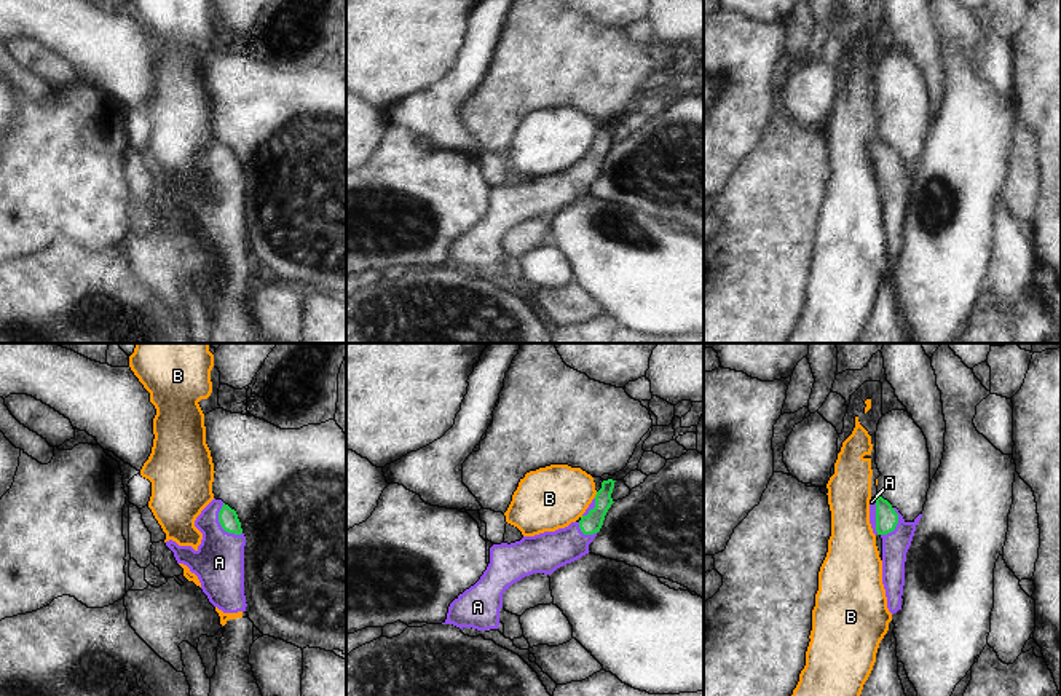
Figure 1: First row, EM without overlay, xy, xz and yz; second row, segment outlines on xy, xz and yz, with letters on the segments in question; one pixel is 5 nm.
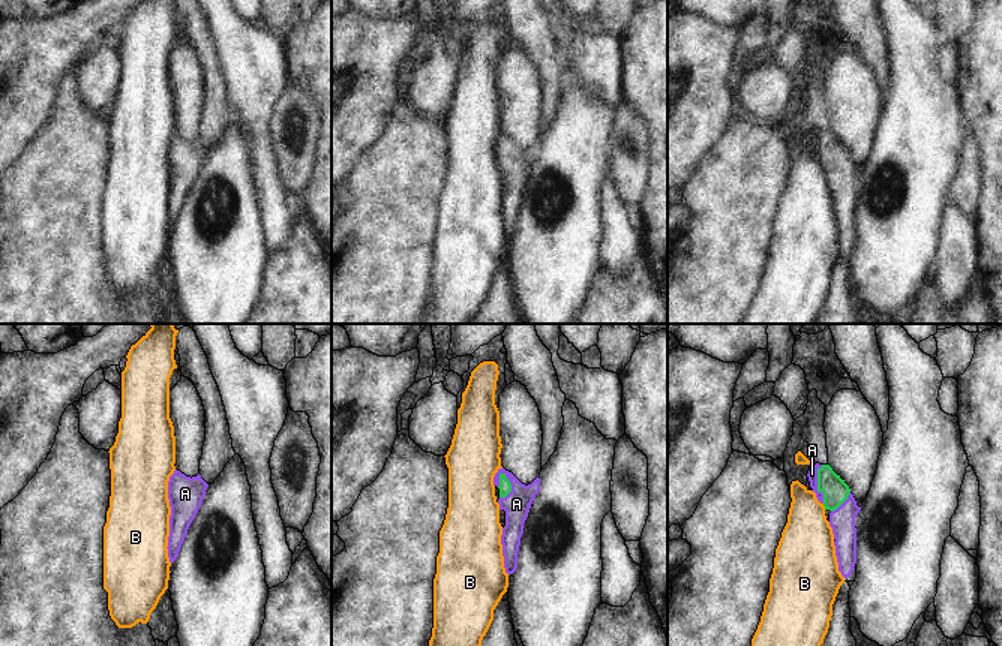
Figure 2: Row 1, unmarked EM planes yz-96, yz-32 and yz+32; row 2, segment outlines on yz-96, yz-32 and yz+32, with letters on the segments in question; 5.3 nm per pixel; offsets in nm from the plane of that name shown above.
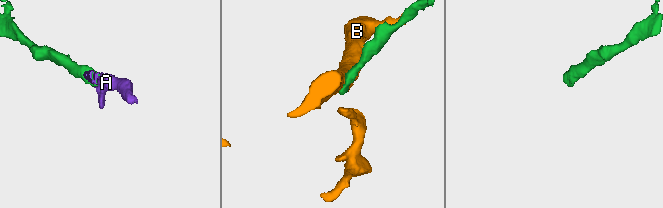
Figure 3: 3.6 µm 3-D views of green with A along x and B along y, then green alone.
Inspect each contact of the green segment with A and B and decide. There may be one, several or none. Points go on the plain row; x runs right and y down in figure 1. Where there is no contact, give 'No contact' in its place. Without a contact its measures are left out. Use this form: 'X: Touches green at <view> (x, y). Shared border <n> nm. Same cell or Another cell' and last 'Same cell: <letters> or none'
A: Touches green at xy (220, 166). Shared border 190 nm. Same cell
B: Touches green at xz (595, 138). Shared border 40 nm. Another cell
Same cell: A

